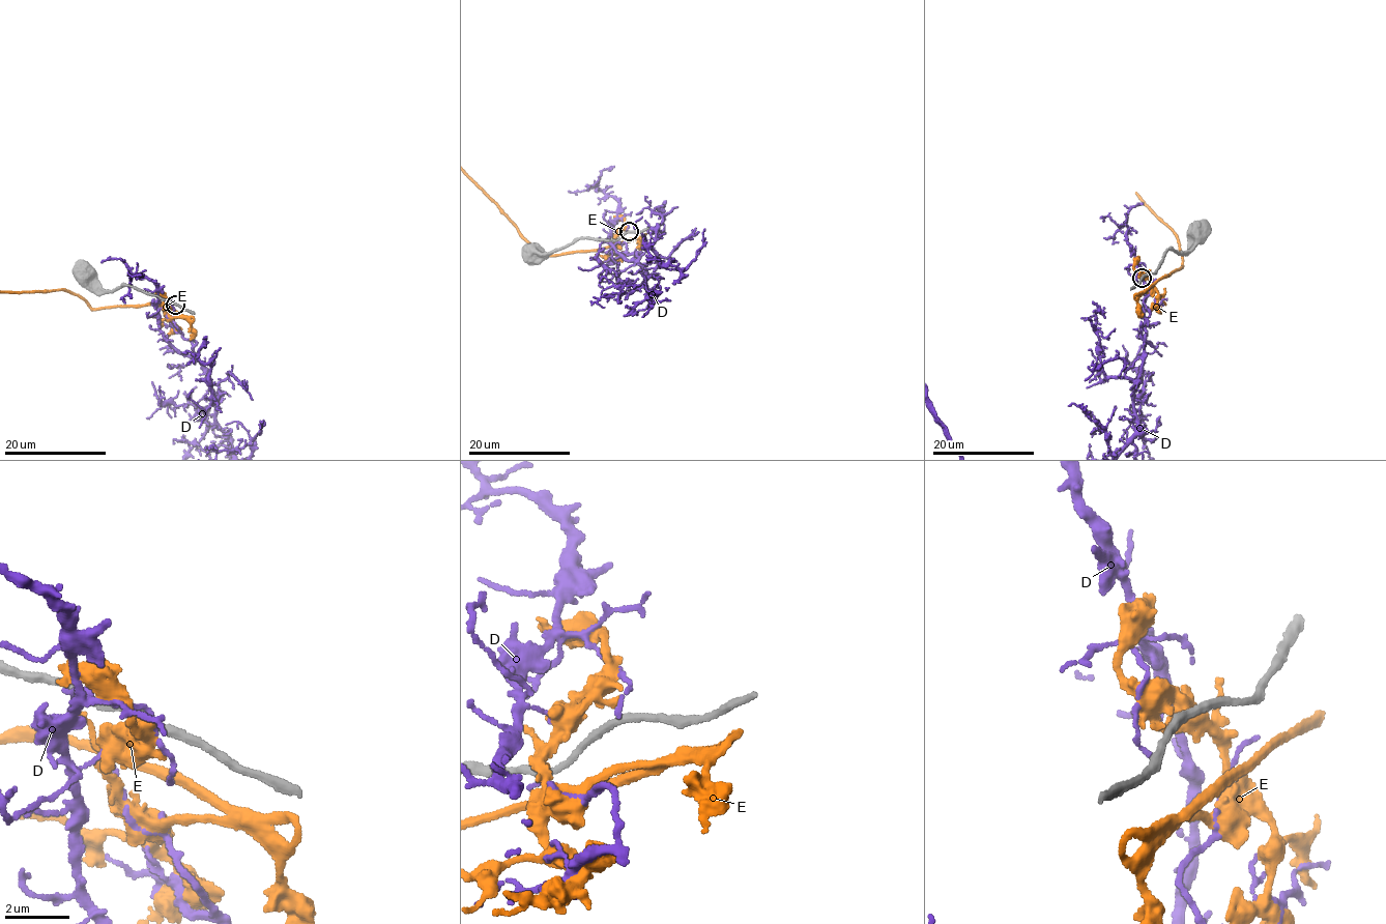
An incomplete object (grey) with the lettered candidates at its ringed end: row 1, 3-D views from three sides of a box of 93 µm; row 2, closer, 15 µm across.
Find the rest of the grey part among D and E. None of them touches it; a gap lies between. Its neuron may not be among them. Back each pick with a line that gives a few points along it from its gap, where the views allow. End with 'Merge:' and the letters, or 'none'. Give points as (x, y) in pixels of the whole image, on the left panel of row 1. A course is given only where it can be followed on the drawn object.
Merge: none

